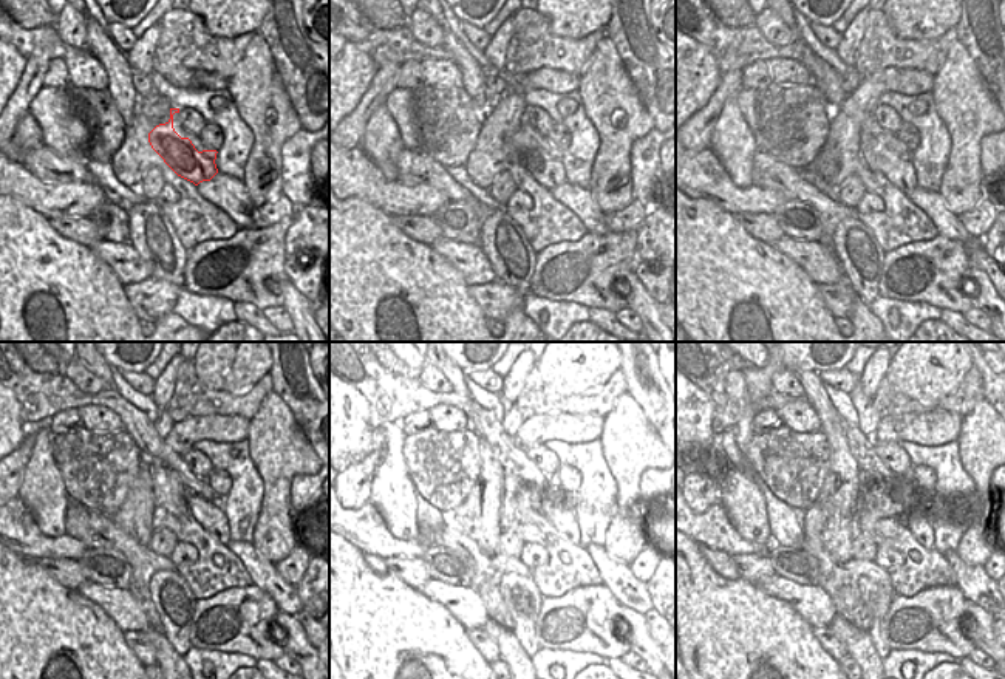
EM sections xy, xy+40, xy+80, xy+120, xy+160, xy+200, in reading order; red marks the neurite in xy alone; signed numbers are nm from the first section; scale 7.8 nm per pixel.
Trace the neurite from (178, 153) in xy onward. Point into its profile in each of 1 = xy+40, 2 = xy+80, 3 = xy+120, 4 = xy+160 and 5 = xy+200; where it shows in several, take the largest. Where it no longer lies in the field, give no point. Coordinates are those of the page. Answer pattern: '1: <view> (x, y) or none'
1: xy+40 (546, 169)
2: xy+80 (897, 166)
3: xy+120 (204, 509)
4: xy+160 (558, 515)
5: xy+200 (920, 525)

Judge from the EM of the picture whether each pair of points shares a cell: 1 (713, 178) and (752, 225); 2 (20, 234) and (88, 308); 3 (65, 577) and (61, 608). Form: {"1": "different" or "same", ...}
{"1": "different", "2": "same", "3": "different"}

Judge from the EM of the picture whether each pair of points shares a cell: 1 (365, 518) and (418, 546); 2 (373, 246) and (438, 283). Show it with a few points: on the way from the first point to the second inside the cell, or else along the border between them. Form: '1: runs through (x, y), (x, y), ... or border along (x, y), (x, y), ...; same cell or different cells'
1: runs through (378, 532), (391, 546), (404, 546); same cell
2: runs through (388, 262), (410, 283), (422, 283); same cell

